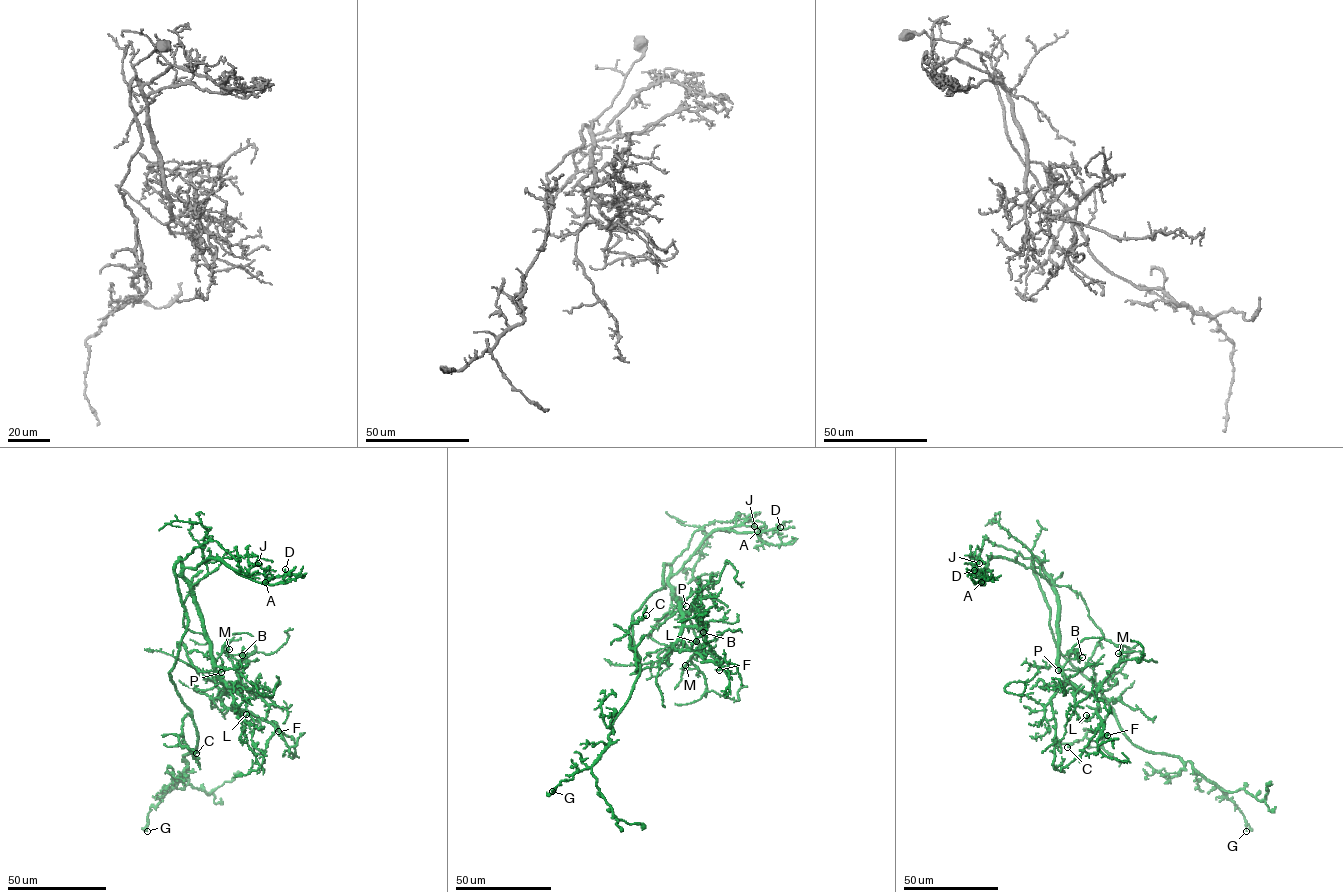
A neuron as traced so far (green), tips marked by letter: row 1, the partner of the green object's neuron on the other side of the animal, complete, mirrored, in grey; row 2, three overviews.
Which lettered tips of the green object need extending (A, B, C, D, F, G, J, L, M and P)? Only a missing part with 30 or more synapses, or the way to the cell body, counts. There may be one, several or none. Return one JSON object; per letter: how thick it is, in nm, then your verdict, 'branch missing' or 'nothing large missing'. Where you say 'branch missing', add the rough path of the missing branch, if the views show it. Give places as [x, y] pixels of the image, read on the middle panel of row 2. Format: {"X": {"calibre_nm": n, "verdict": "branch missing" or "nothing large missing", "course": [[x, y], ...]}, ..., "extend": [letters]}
{"A": {"calibre_nm": 180, "verdict": "nothing large missing"}, "B": {"calibre_nm": 150, "verdict": "nothing large missing"}, "C": {"calibre_nm": 260, "verdict": "nothing large missing"}, "D": {"calibre_nm": 200, "verdict": "branch missing"}, "F": {"calibre_nm": 140, "verdict": "nothing large missing"}, "G": {"calibre_nm": 170, "verdict": "nothing large missing"}, "J": {"calibre_nm": 160, "verdict": "nothing large missing"}, "L": {"calibre_nm": 130, "verdict": "nothing large missing"}, "M": {"calibre_nm": 170, "verdict": "nothing large missing"}, "P": {"calibre_nm": 140, "verdict": "nothing large missing"}, "extend": ["D"]}

